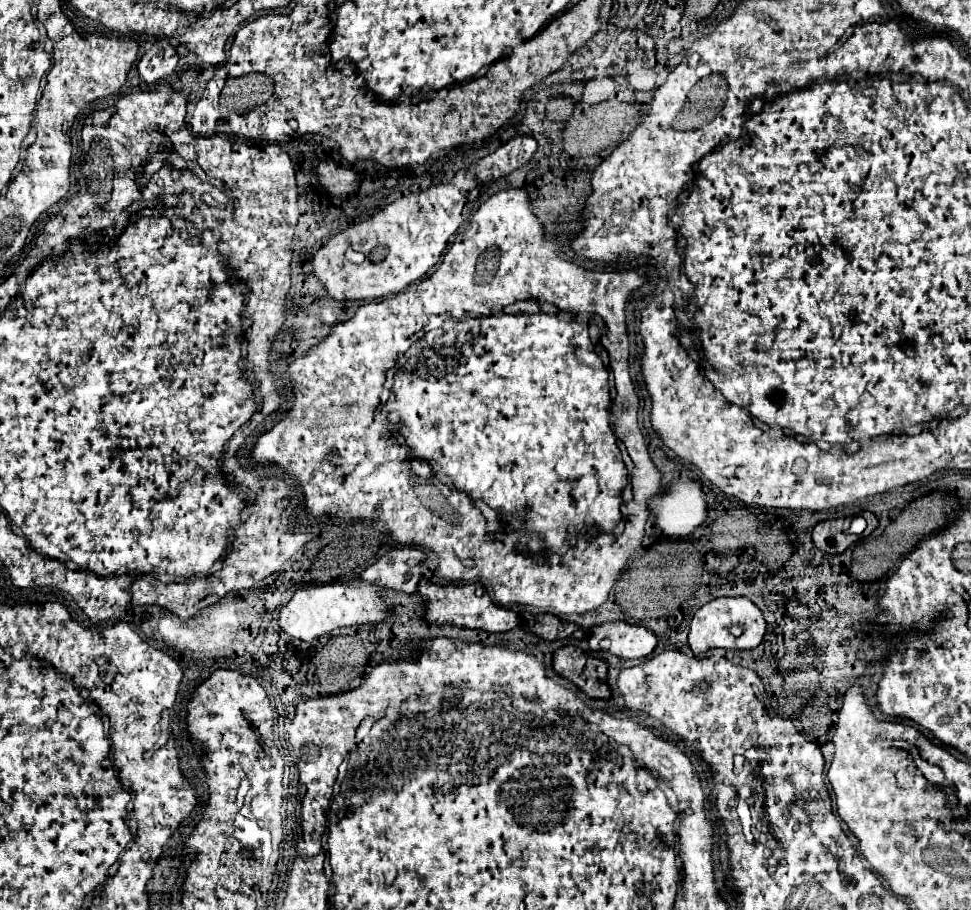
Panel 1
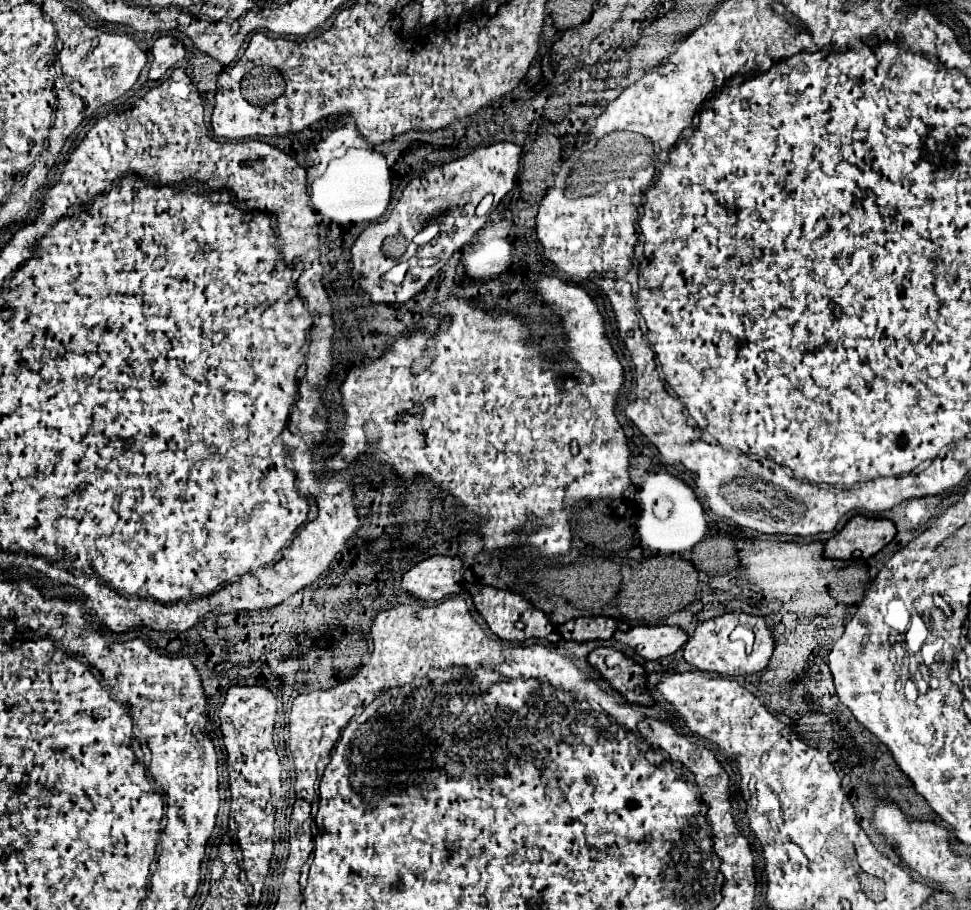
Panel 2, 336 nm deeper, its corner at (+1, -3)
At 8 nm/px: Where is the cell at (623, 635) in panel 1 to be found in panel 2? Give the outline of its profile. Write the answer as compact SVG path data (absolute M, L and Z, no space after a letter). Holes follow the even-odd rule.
M634 626L626 632L616 632L614 638L636 650L644 660L658 660L674 654L688 636L680 628L670 626Z

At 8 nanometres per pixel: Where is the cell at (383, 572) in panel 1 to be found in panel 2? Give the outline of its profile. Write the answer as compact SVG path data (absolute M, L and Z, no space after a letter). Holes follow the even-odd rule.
M430 556L414 564L402 576L402 588L420 600L442 600L460 592L462 560L450 556Z

